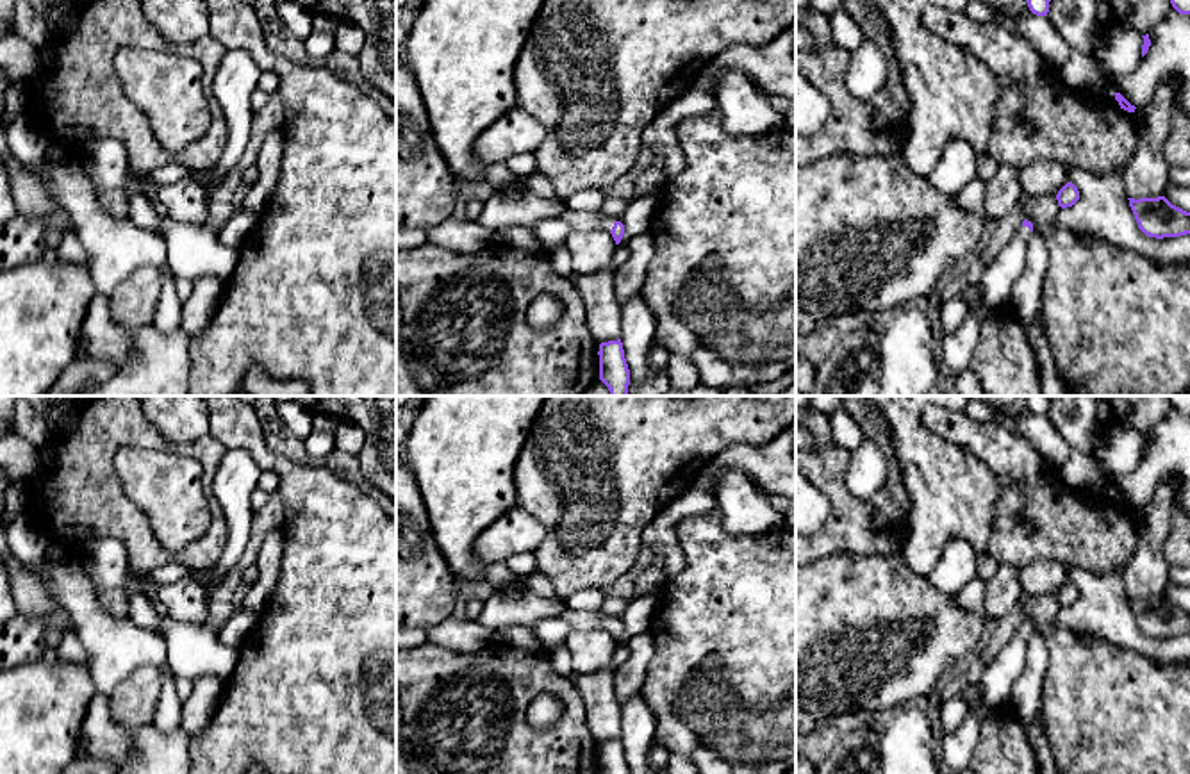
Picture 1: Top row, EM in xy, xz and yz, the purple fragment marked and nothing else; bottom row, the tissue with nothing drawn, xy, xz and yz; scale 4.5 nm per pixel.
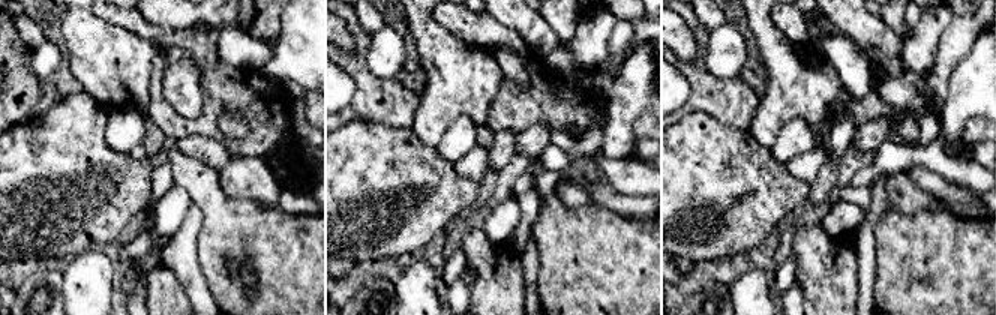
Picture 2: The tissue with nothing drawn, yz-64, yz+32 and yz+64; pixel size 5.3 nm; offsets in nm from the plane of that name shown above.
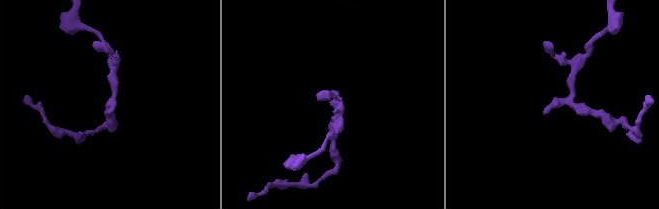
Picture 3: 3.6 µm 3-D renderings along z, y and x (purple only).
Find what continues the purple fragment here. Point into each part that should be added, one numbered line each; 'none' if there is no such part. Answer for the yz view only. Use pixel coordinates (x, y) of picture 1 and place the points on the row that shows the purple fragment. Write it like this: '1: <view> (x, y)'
1: yz (1007, 266)

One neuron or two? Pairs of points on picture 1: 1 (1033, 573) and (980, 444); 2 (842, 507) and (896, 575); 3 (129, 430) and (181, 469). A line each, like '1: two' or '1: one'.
1: two
2: two
3: two

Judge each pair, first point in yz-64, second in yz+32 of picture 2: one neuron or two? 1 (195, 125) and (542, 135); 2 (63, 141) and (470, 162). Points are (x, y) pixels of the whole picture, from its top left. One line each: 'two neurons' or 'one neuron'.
1: two neurons
2: two neurons

